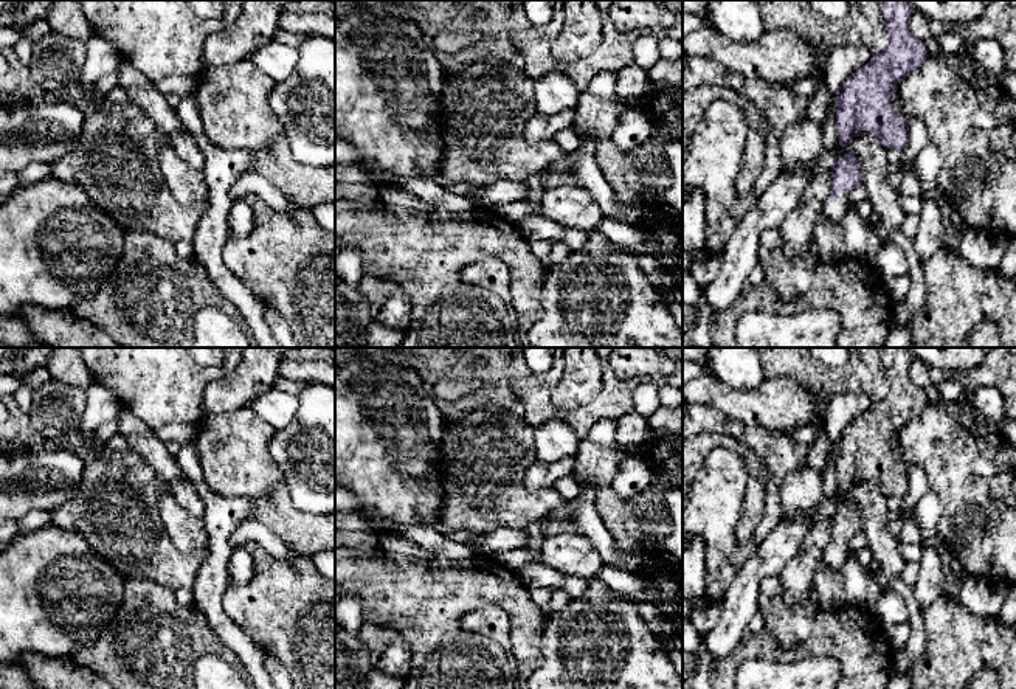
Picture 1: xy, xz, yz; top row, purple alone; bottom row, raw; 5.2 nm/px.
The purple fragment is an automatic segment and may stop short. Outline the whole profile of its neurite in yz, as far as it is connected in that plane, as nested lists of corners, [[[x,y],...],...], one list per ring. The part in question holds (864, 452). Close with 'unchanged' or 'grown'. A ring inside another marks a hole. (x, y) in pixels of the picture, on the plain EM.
[[[883,348],[881,357],[889,393],[852,421],[838,442],[838,487],[845,500],[831,514],[831,540],[822,563],[839,573],[853,554],[850,540],[862,532],[861,511],[848,498],[850,489],[858,483],[873,483],[886,497],[904,497],[907,467],[895,458],[892,438],[928,405],[924,390],[909,379],[912,354],[906,348]]]; grown

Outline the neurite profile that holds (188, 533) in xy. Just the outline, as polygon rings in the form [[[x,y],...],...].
[[[169,489],[161,495],[160,517],[169,538],[183,554],[200,549],[208,543],[208,532],[202,517],[180,507]]]

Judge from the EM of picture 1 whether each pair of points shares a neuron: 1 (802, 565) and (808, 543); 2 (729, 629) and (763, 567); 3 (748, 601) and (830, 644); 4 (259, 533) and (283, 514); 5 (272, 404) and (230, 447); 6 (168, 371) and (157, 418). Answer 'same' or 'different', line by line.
1: same
2: same
3: different
4: different
5: different
6: same

